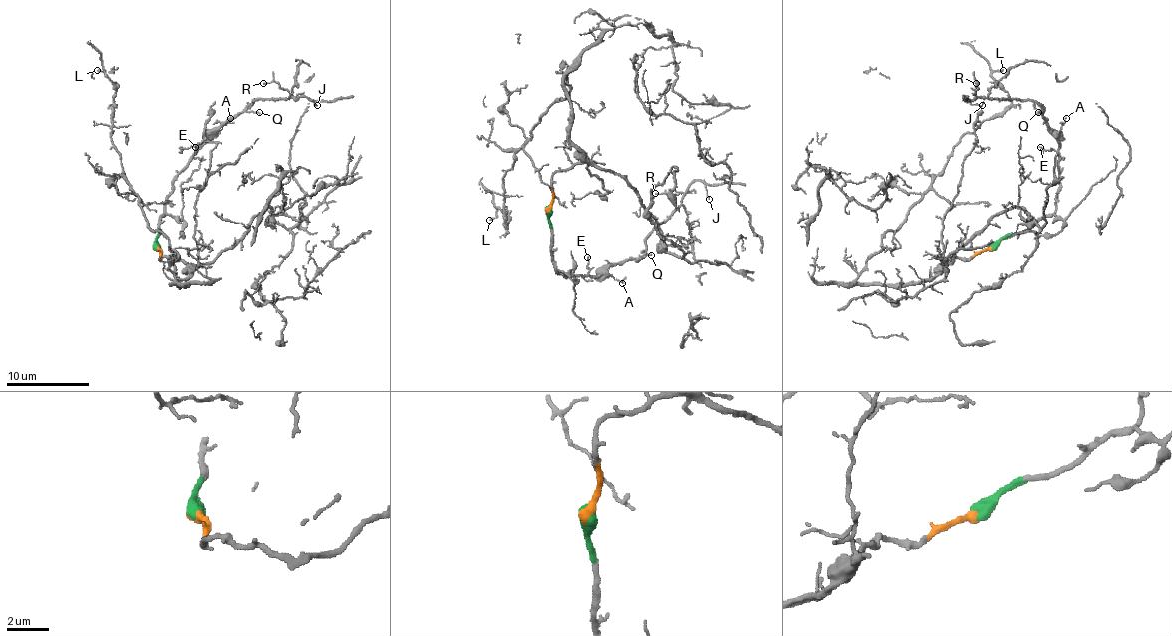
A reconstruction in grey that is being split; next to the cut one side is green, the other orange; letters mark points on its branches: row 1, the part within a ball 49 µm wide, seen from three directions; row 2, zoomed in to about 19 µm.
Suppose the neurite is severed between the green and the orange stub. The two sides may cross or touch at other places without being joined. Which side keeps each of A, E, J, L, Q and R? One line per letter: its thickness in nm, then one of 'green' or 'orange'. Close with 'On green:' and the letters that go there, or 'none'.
A: 100 nm thick; green
E: 120 nm thick; green
J: 110 nm thick; green
L: 120 nm thick; orange
Q: 140 nm thick; green
R: 120 nm thick; green
On green: A, E, J, Q, R

